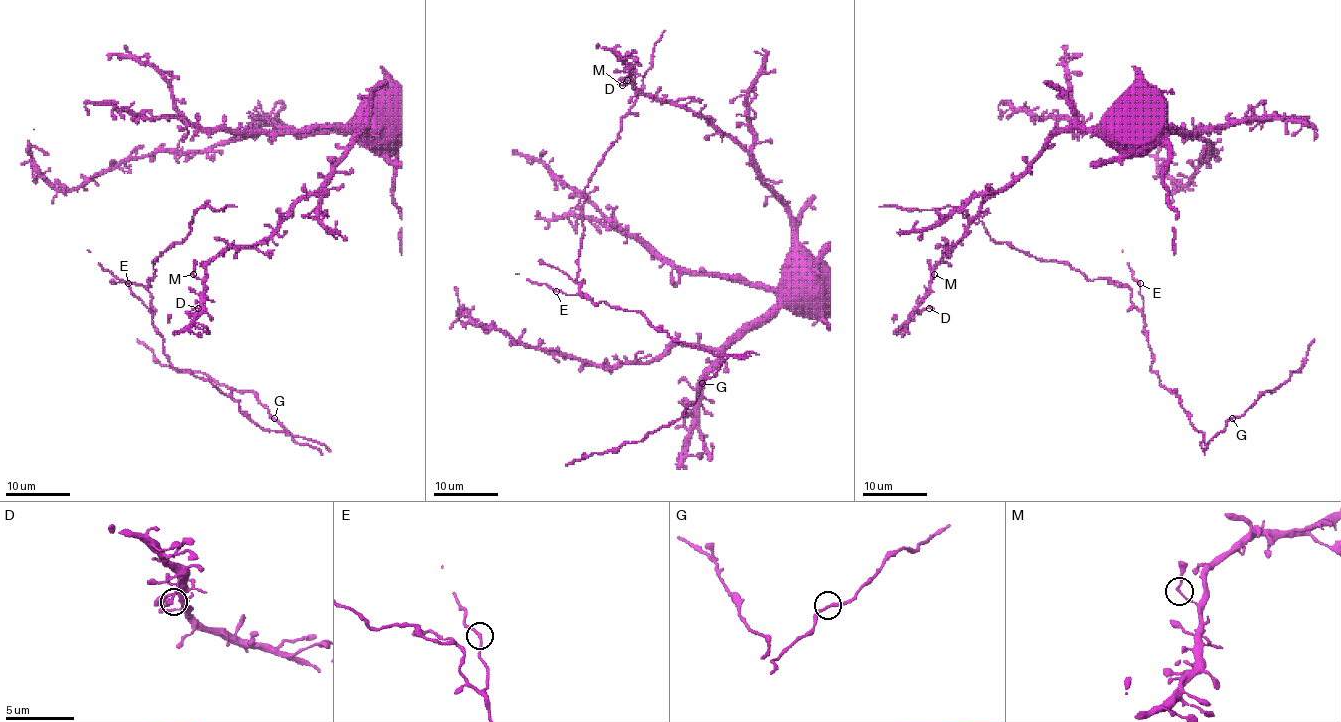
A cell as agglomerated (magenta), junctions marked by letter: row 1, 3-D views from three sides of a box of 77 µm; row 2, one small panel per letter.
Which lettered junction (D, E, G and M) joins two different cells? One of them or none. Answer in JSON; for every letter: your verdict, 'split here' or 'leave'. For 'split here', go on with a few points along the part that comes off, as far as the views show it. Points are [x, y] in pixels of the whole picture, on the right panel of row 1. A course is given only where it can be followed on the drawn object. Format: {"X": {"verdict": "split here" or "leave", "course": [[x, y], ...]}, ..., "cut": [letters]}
{"D": {"verdict": "leave"}, "E": {"verdict": "leave"}, "G": {"verdict": "leave"}, "M": {"verdict": "leave"}, "cut": []}

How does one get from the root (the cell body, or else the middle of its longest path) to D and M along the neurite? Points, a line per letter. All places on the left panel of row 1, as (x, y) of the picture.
D: (374, 110), (369, 106), (369, 123), (329, 179), (268, 237), (227, 248), (206, 266), (198, 308)
M: (374, 110), (369, 106), (369, 123), (329, 179), (306, 193), (268, 237), (221, 252), (201, 279), (193, 274)

